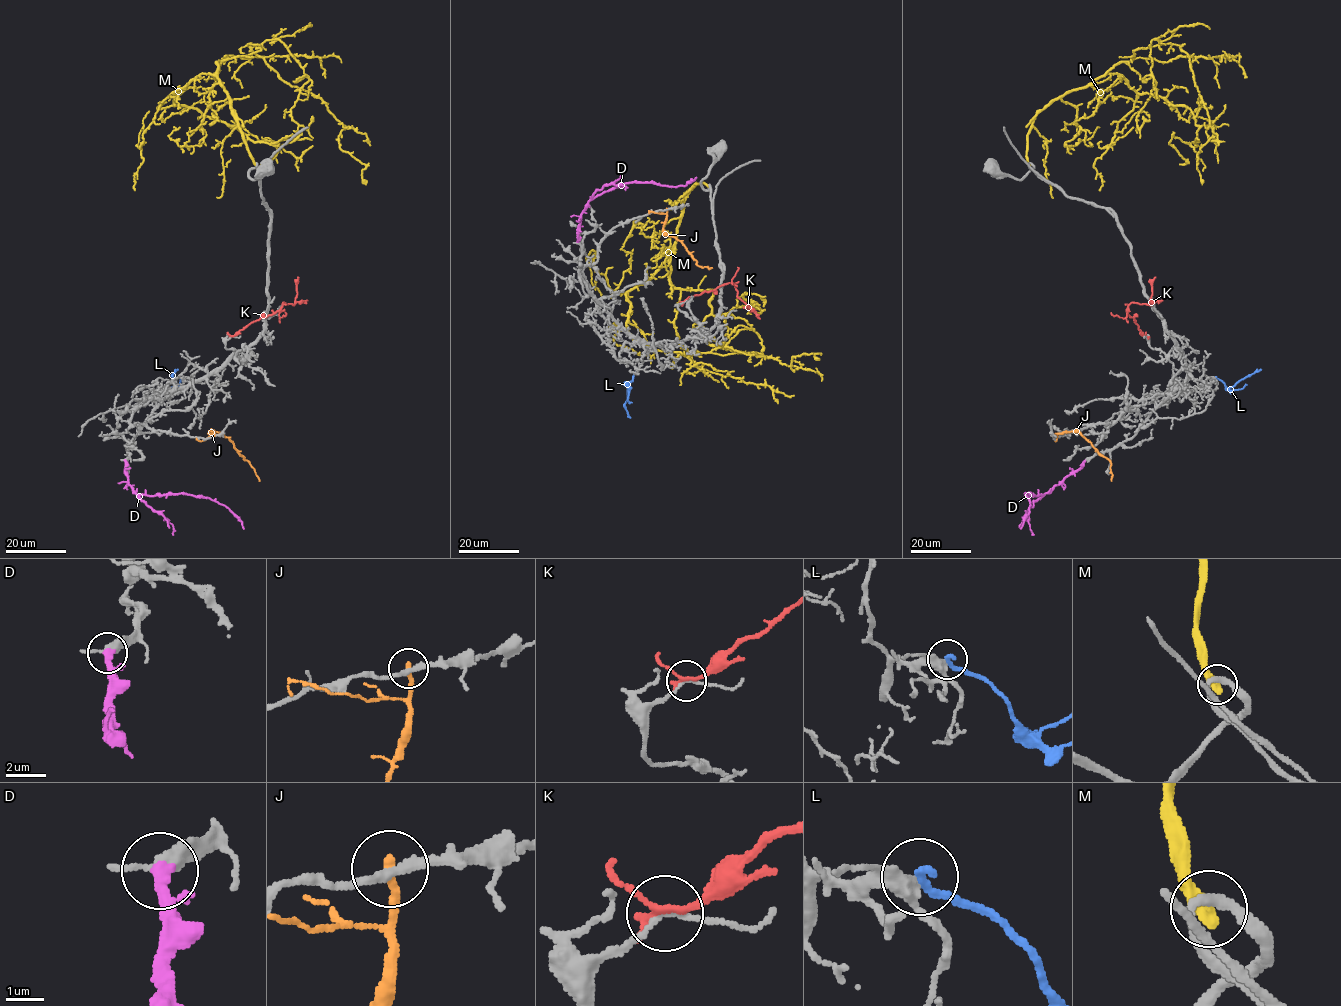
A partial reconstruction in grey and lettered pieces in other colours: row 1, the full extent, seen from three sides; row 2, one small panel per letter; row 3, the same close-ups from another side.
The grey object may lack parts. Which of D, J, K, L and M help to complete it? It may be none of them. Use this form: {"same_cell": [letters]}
{"same_cell": ["D"]}

